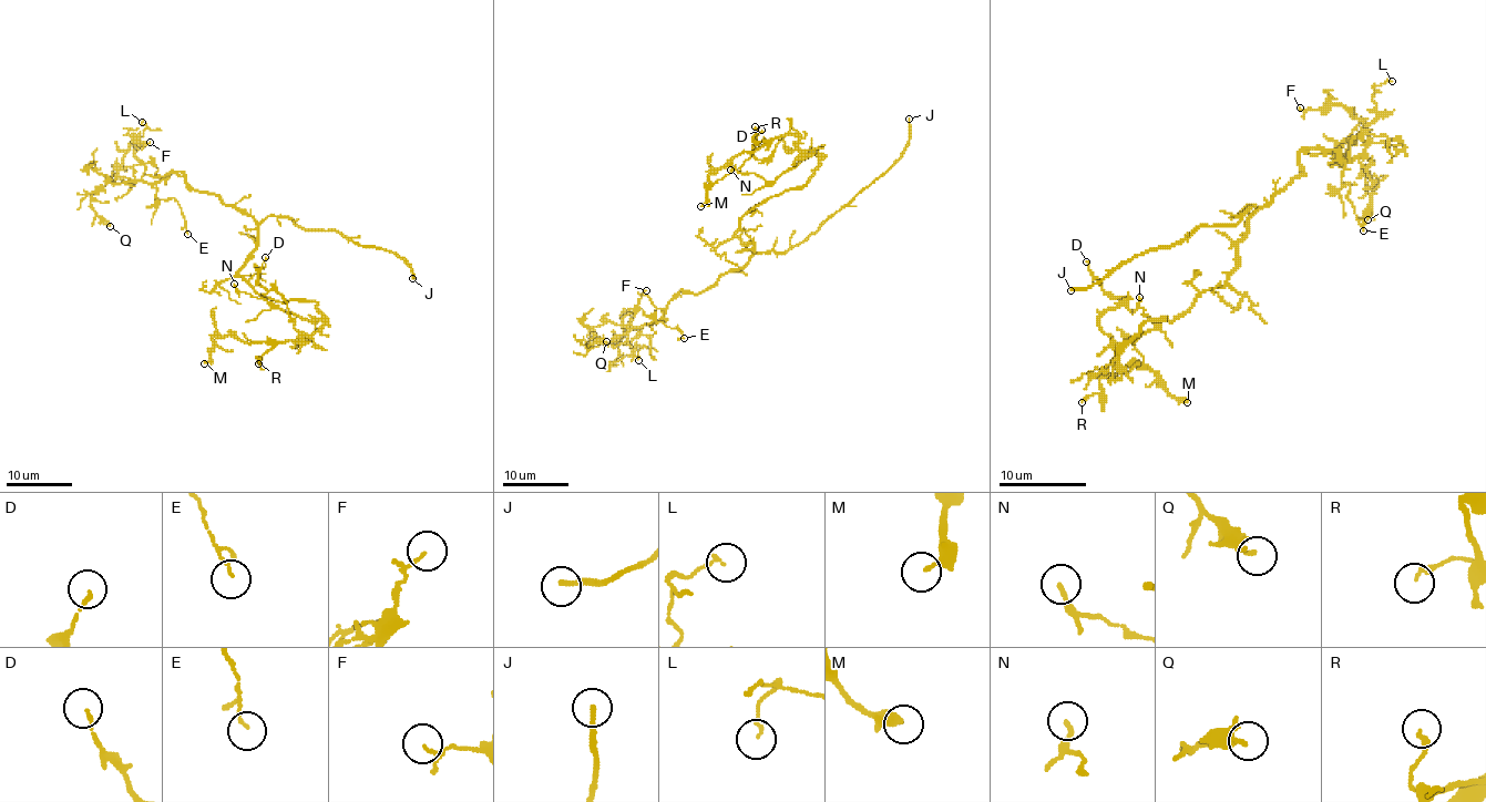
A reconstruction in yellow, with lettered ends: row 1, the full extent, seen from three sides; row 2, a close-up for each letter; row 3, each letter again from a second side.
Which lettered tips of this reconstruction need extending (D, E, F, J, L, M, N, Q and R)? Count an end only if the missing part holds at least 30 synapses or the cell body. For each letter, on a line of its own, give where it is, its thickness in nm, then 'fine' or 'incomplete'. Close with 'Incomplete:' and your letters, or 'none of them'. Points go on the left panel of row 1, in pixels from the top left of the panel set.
D: at (265, 257); 130 nm thick; fine
E: at (187, 234); 100 nm thick; fine
F: at (150, 142); 80 nm thick; fine
J: at (412, 278); 170 nm thick; incomplete
L: at (142, 122); 120 nm thick; fine
M: at (204, 363); 220 nm thick; fine
N: at (234, 284); 160 nm thick; fine
Q: at (110, 226); 170 nm thick; fine
R: at (258, 363); 200 nm thick; fine
Incomplete: J

